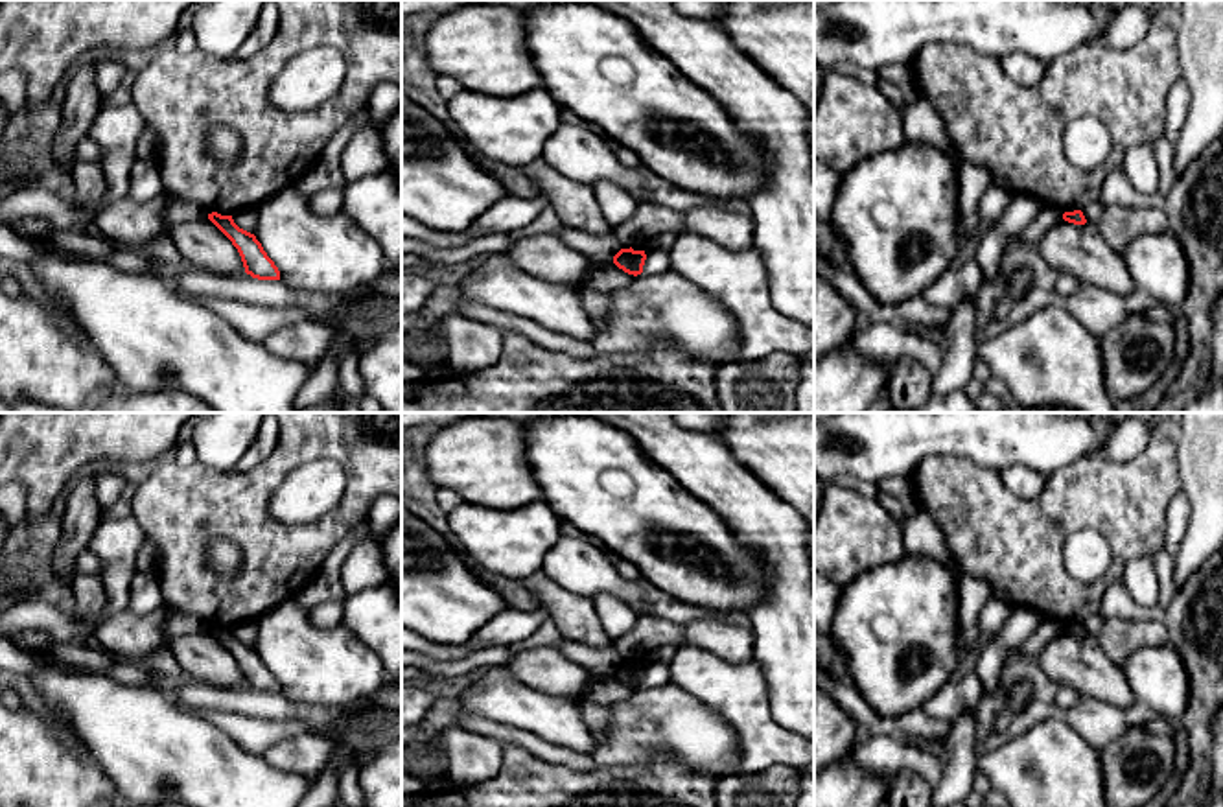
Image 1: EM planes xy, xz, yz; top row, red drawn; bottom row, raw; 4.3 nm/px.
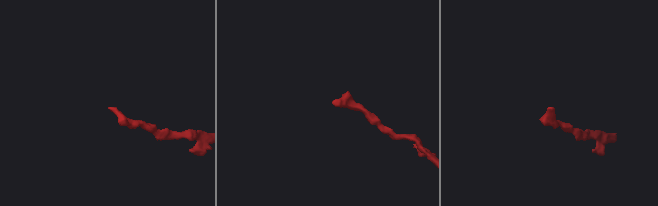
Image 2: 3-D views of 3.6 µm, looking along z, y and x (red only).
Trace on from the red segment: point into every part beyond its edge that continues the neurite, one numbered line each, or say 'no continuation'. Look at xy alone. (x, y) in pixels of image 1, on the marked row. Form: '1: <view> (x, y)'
no continuation

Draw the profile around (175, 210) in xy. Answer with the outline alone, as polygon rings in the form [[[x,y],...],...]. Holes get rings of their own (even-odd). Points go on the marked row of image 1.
[[[162,190],[158,195],[162,201],[162,216],[168,227],[182,223],[182,221],[197,221],[208,217],[208,212],[201,208],[197,203],[181,199]]]

